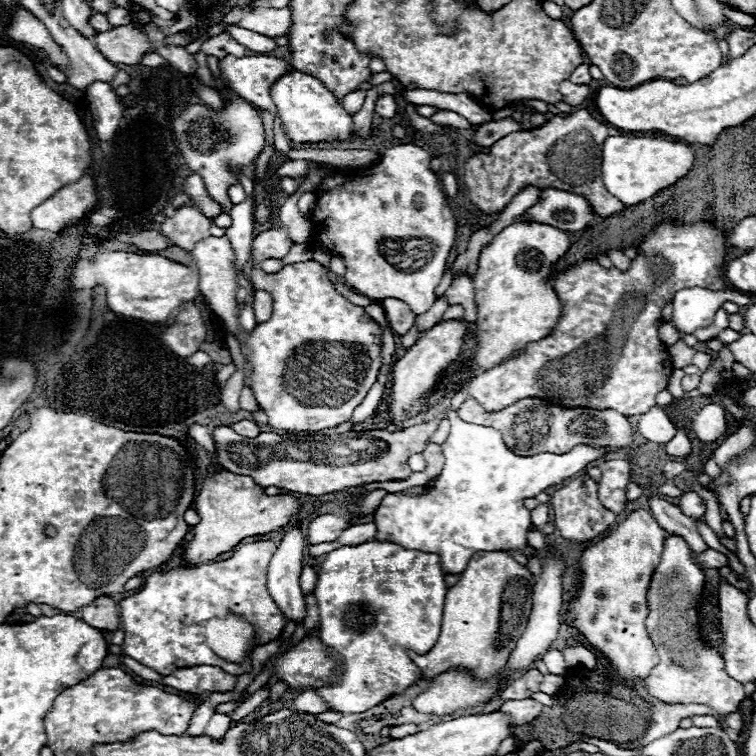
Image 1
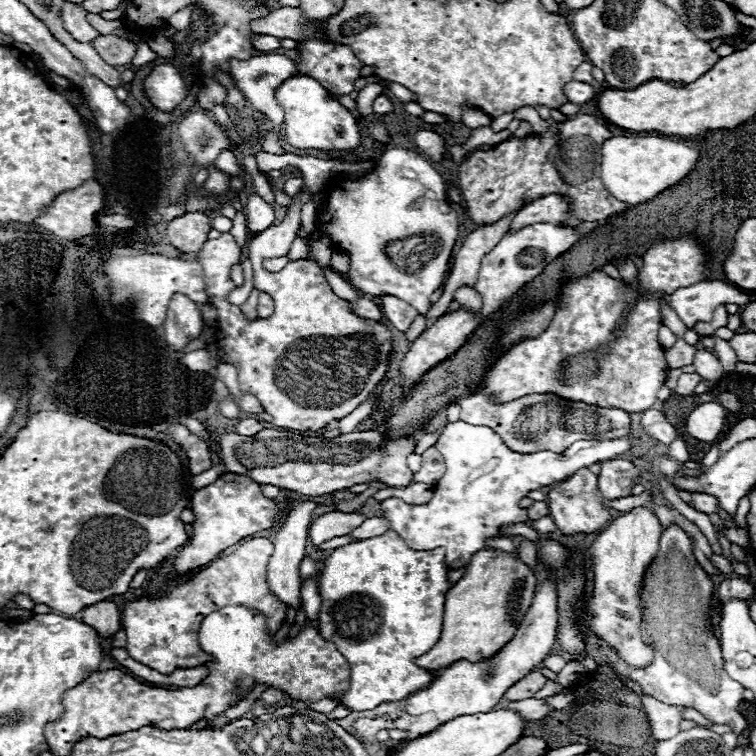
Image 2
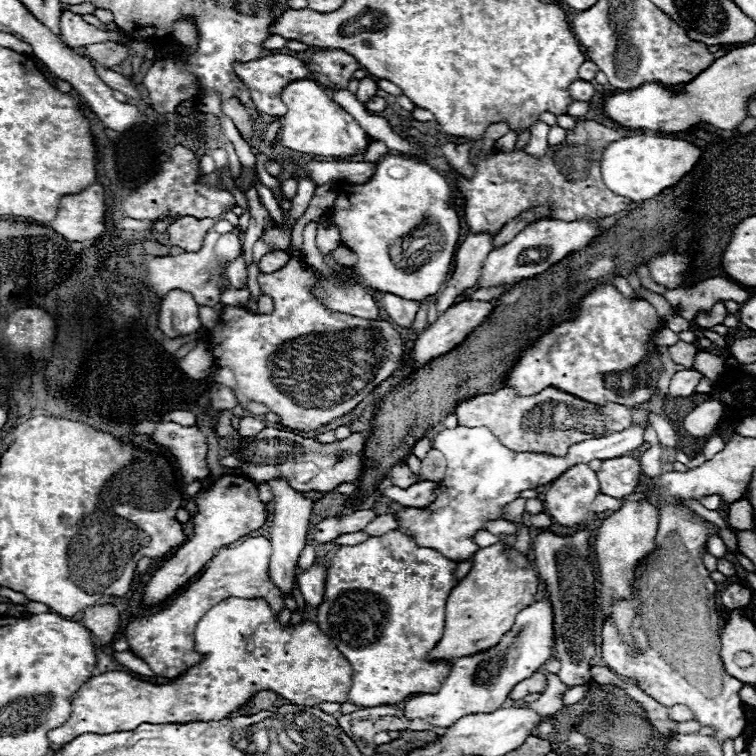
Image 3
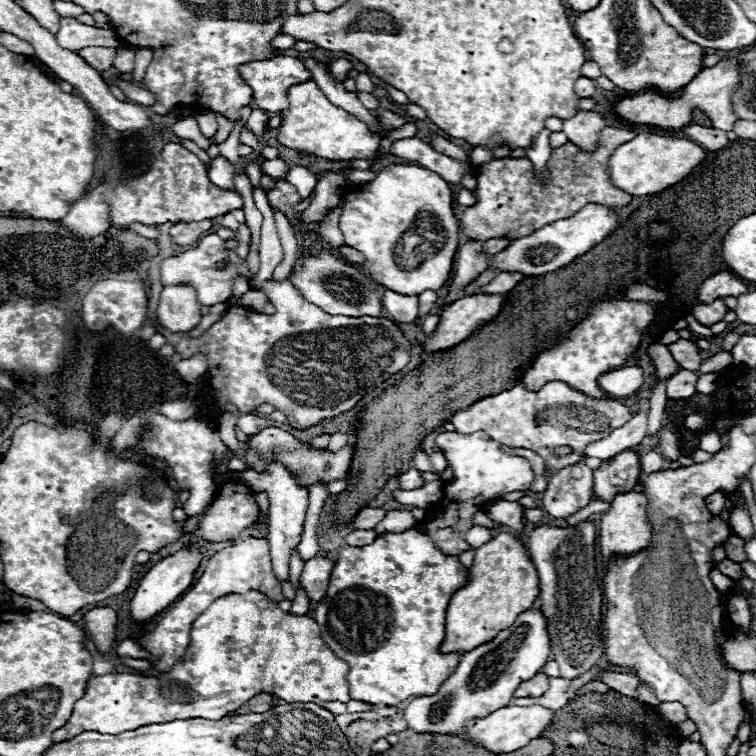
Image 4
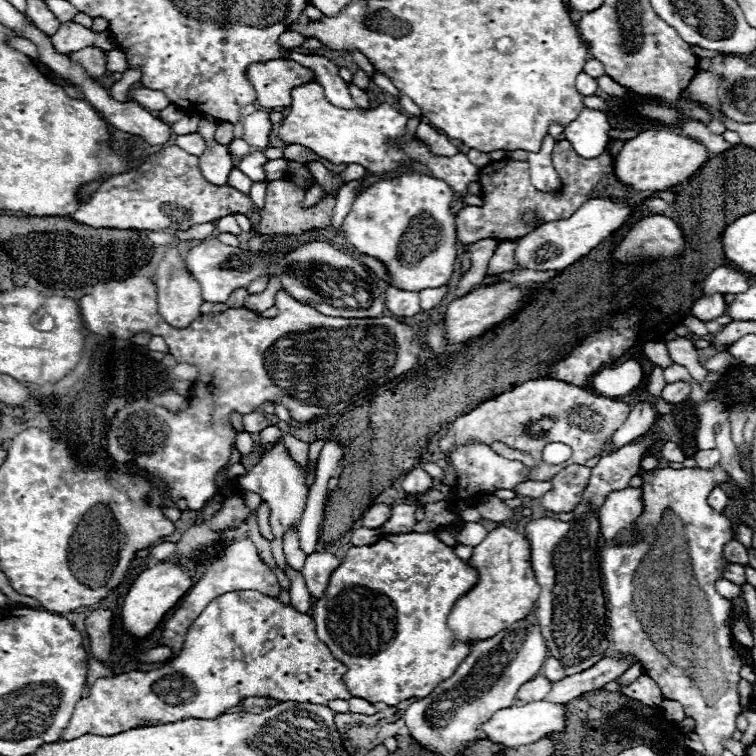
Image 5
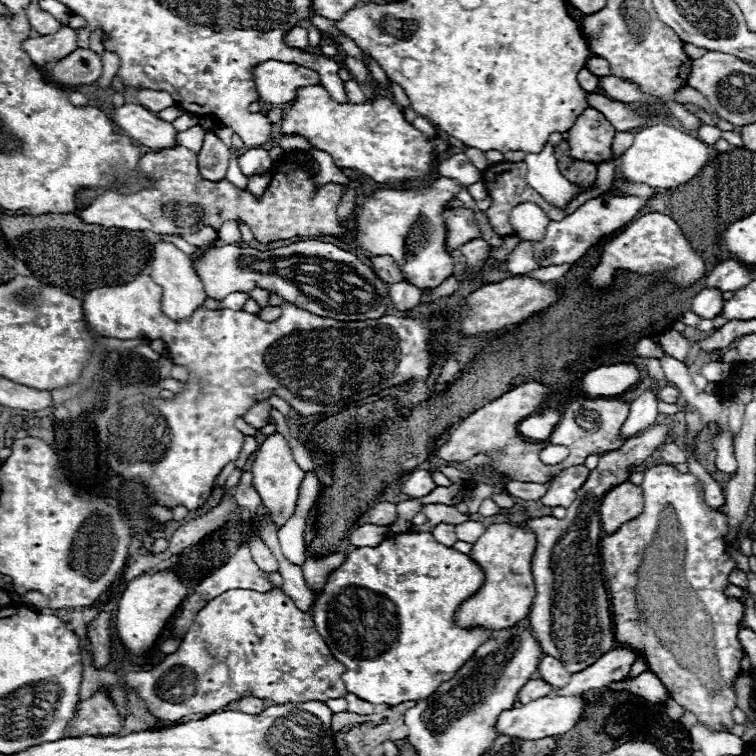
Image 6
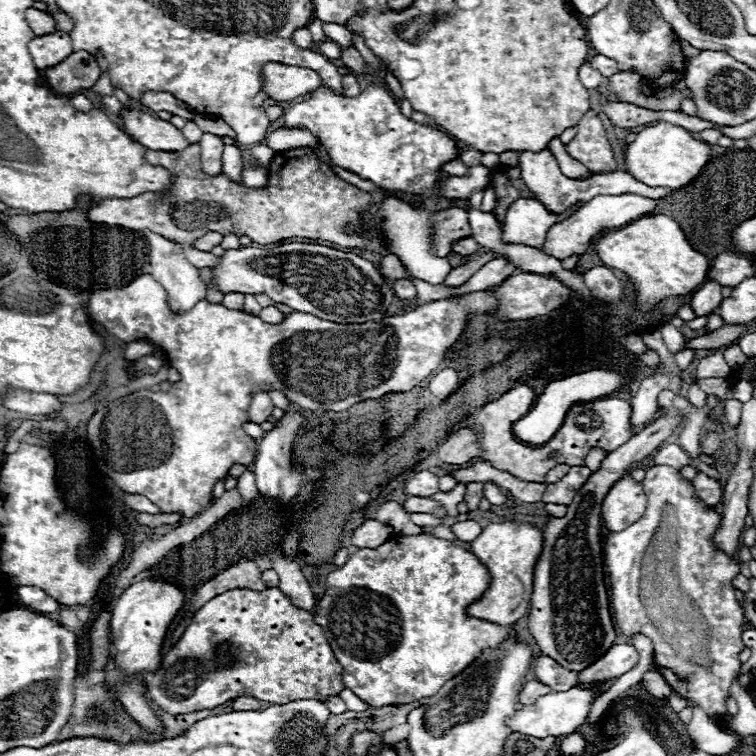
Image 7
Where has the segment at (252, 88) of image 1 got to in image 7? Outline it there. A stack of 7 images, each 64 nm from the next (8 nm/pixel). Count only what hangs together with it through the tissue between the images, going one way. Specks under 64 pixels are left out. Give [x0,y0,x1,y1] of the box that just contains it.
[264,64,320,100]

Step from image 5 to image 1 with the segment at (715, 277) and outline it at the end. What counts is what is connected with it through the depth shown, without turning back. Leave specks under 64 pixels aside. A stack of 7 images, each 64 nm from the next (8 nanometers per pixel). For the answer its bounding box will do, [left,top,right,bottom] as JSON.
[672,286,750,334]

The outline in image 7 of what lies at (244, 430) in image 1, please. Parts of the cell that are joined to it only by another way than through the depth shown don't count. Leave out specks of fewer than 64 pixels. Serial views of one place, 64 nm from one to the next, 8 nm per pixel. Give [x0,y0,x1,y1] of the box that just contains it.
[248,392,274,424]

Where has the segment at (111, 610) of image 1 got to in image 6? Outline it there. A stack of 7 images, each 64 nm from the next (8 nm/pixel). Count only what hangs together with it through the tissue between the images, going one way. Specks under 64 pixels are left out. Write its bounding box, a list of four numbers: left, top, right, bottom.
[88,612,110,670]

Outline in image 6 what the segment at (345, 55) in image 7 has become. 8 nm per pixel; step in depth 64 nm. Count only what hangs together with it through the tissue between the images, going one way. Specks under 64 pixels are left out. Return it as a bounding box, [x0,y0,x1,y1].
[342,54,368,82]

